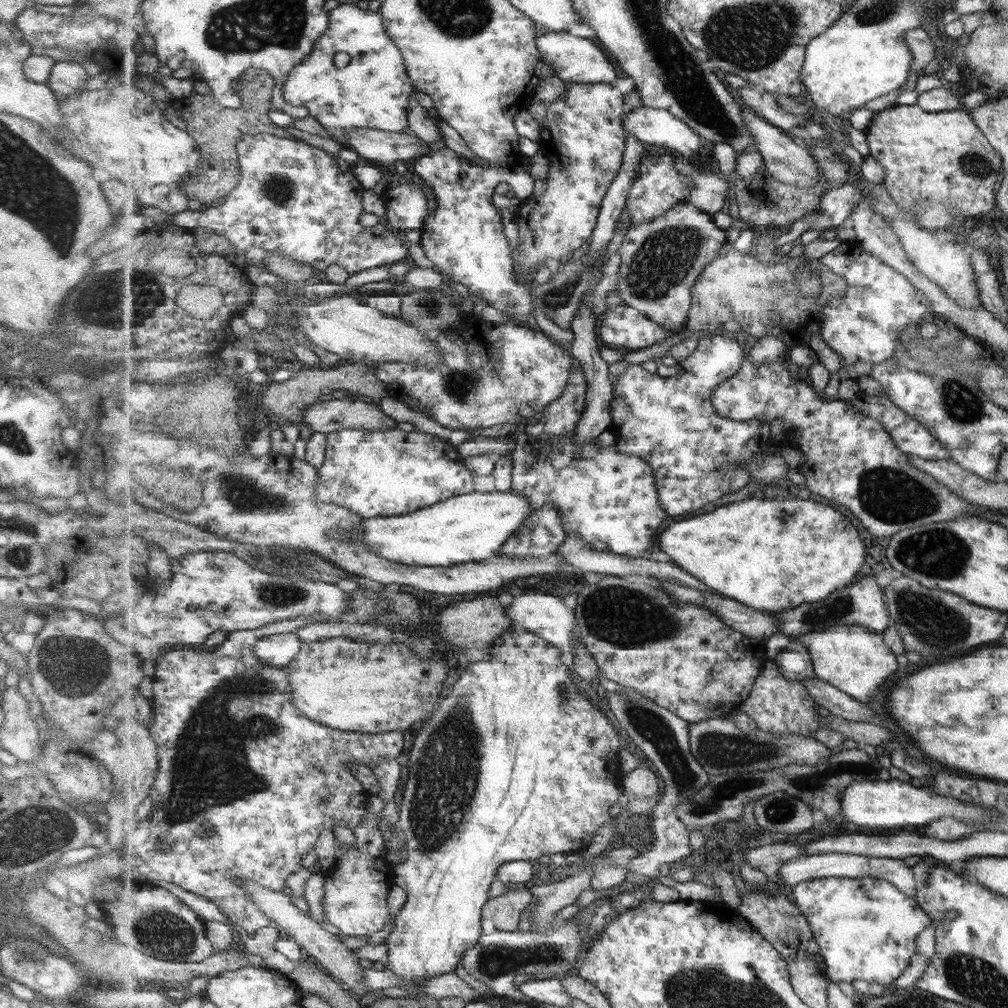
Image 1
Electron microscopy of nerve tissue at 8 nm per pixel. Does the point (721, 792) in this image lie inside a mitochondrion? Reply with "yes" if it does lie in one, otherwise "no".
yes

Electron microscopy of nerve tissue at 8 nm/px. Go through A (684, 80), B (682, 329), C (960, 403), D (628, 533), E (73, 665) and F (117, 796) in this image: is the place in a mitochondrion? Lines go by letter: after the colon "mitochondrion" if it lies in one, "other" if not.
A: mitochondrion
B: other
C: mitochondrion
D: other
E: mitochondrion
F: other

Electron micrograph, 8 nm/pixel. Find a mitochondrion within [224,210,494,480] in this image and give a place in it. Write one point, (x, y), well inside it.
(460, 385)

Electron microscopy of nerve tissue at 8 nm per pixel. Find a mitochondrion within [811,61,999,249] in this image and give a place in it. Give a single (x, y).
(974, 164)

